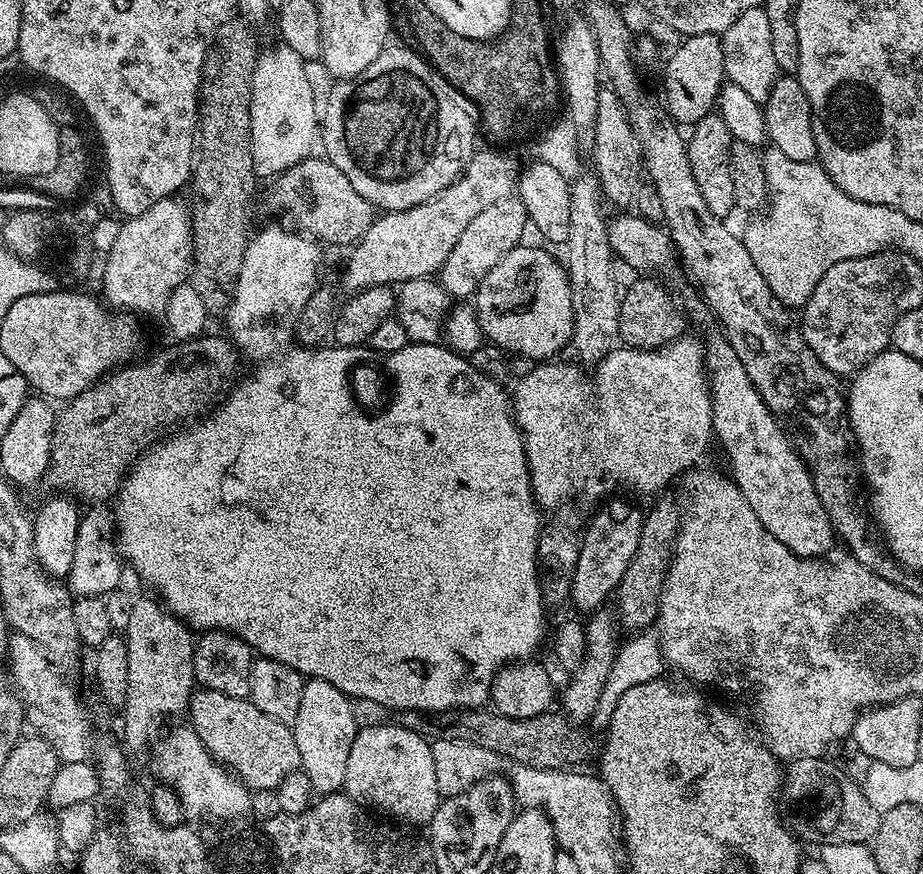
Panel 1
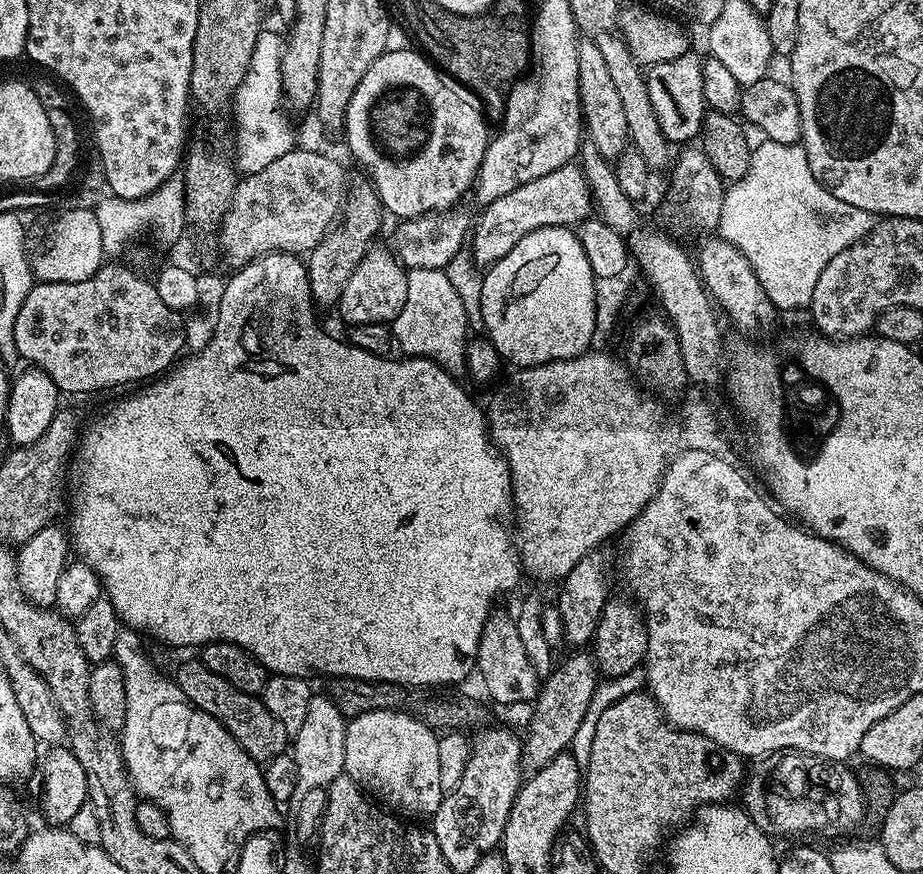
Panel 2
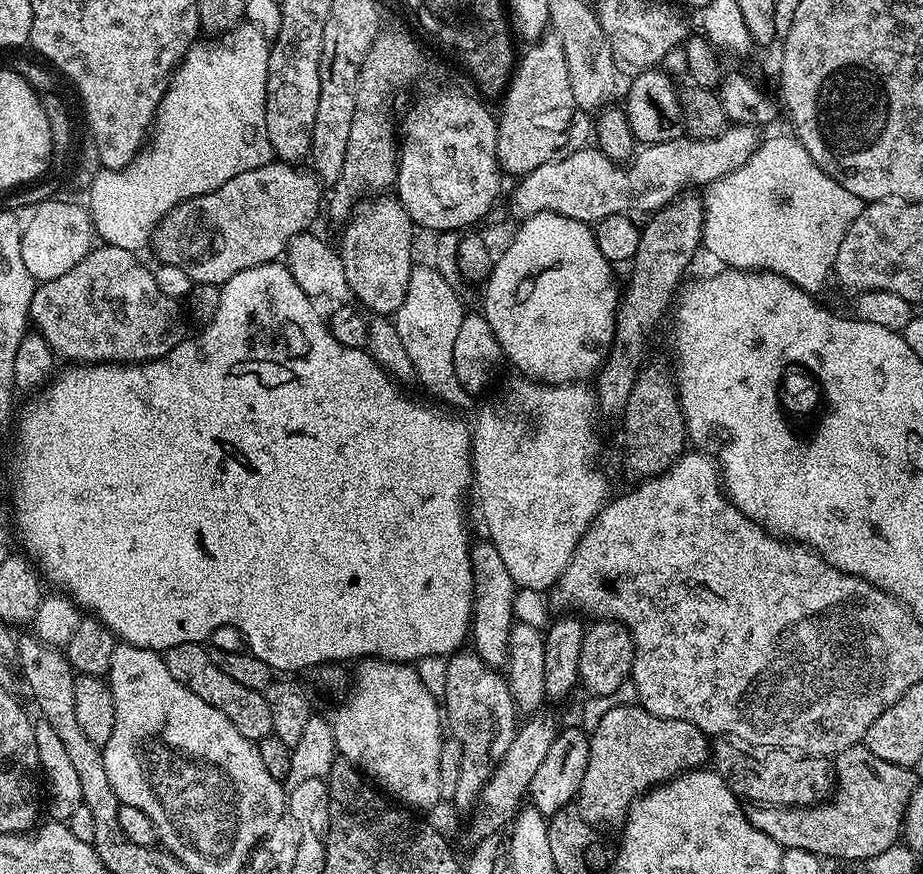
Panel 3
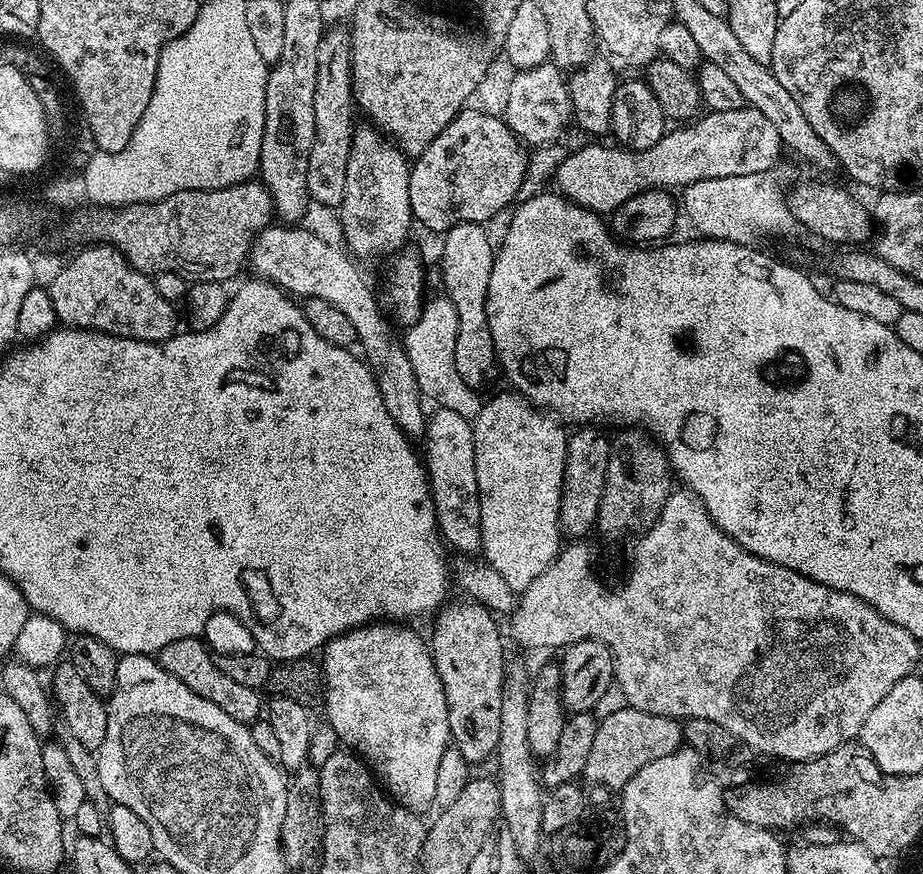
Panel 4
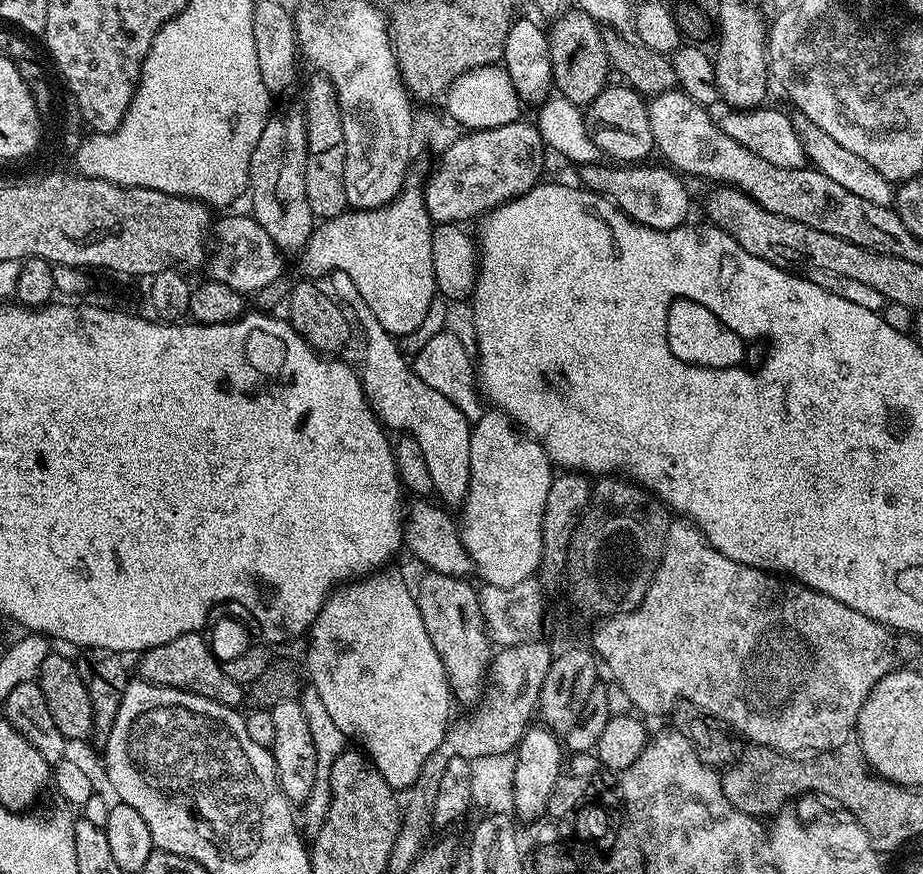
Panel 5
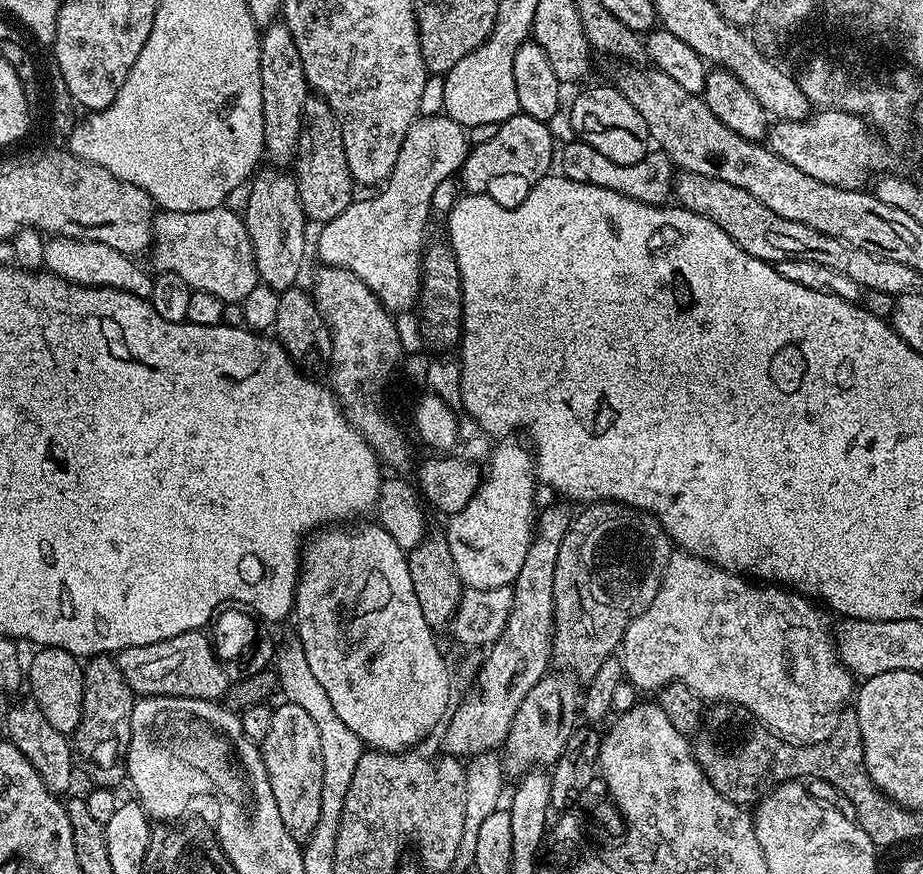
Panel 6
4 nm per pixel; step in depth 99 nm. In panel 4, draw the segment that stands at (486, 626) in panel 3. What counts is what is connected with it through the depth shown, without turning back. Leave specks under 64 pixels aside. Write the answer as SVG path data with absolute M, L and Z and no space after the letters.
M441 407L437 411L433 416L431 413L422 437L422 445L424 444L422 460L426 465L428 485L432 487L432 501L436 507L436 523L440 535L449 549L457 548L460 554L472 558L482 549L482 526L480 525L482 506L478 494L478 474L474 470L473 421L463 417L462 414L455 413L454 410Z

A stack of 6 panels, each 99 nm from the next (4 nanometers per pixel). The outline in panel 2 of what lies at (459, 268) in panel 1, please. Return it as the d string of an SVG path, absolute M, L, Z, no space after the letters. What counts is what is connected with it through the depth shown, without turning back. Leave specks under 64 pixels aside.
M570 163L542 178L534 178L534 182L526 182L526 186L518 186L518 190L510 190L510 194L490 202L481 212L484 213L480 220L478 216L470 234L470 249L478 265L491 266L534 230L578 226L589 219L594 212L592 185L584 169Z

